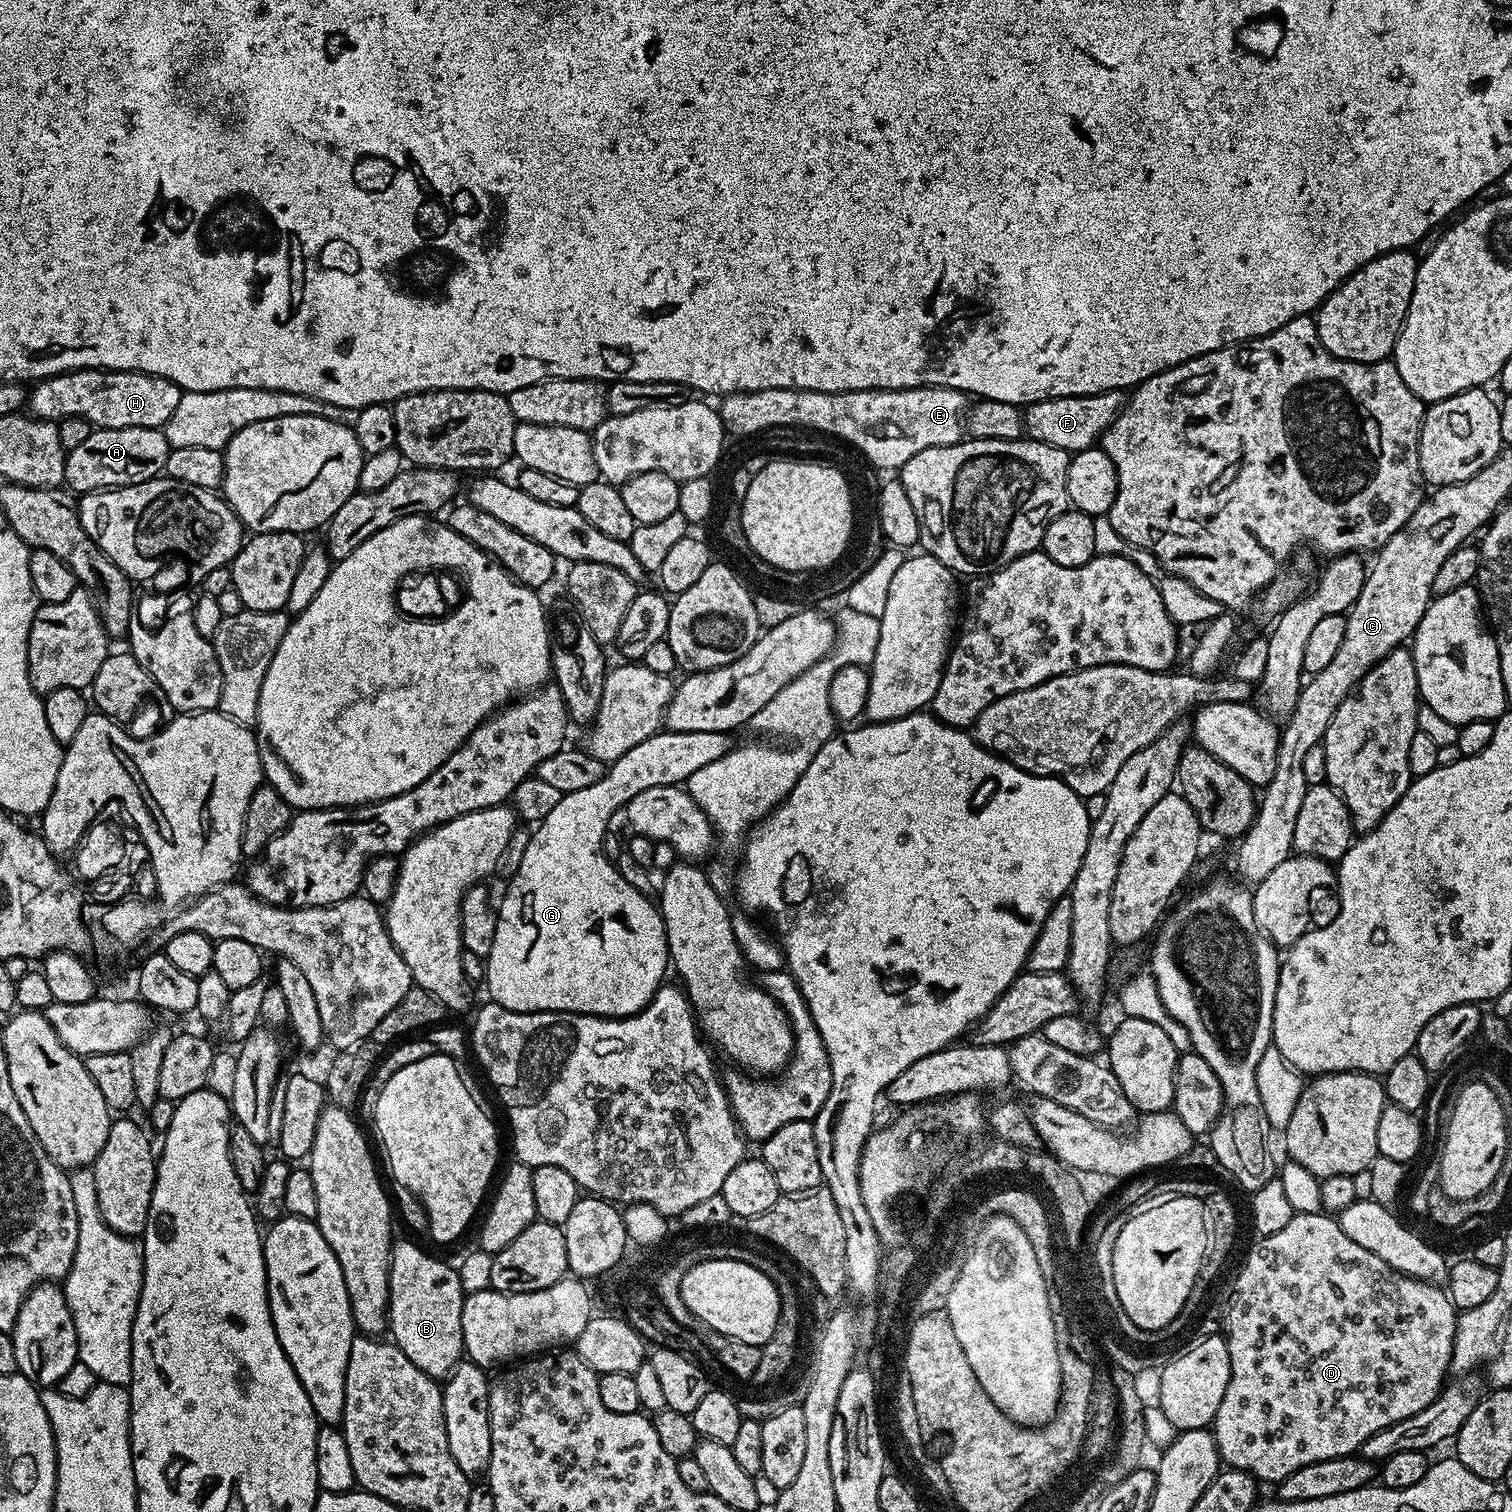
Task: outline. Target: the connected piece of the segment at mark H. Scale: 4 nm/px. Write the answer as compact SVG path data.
M83 368L77 372L63 372L57 376L48 376L44 380L35 381L27 393L26 404L31 415L35 416L37 420L59 422L71 416L77 416L92 423L93 429L163 429L170 414L174 414L181 395L179 386L164 376L151 376L145 372L106 372L103 368Z

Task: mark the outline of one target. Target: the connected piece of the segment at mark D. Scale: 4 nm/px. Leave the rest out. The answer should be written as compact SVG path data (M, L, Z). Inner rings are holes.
M1323 1211L1297 1212L1290 1222L1286 1222L1286 1226L1282 1226L1282 1230L1278 1230L1278 1234L1261 1236L1255 1242L1257 1244L1249 1250L1240 1273L1234 1276L1228 1312L1223 1320L1222 1335L1228 1341L1230 1350L1230 1382L1226 1386L1226 1394L1222 1394L1222 1406L1218 1406L1218 1414L1212 1420L1210 1431L1216 1437L1221 1461L1228 1468L1248 1472L1256 1481L1264 1483L1265 1480L1269 1486L1275 1486L1282 1478L1294 1474L1294 1470L1310 1466L1310 1462L1326 1462L1330 1458L1359 1453L1362 1442L1366 1442L1370 1434L1378 1434L1378 1430L1386 1430L1386 1426L1402 1422L1402 1418L1410 1418L1418 1414L1418 1410L1426 1410L1430 1402L1439 1398L1446 1387L1444 1379L1450 1376L1452 1367L1458 1309L1452 1305L1452 1299L1441 1285L1427 1284L1415 1276L1394 1270L1382 1262L1378 1254L1353 1242L1342 1231L1339 1219Z

